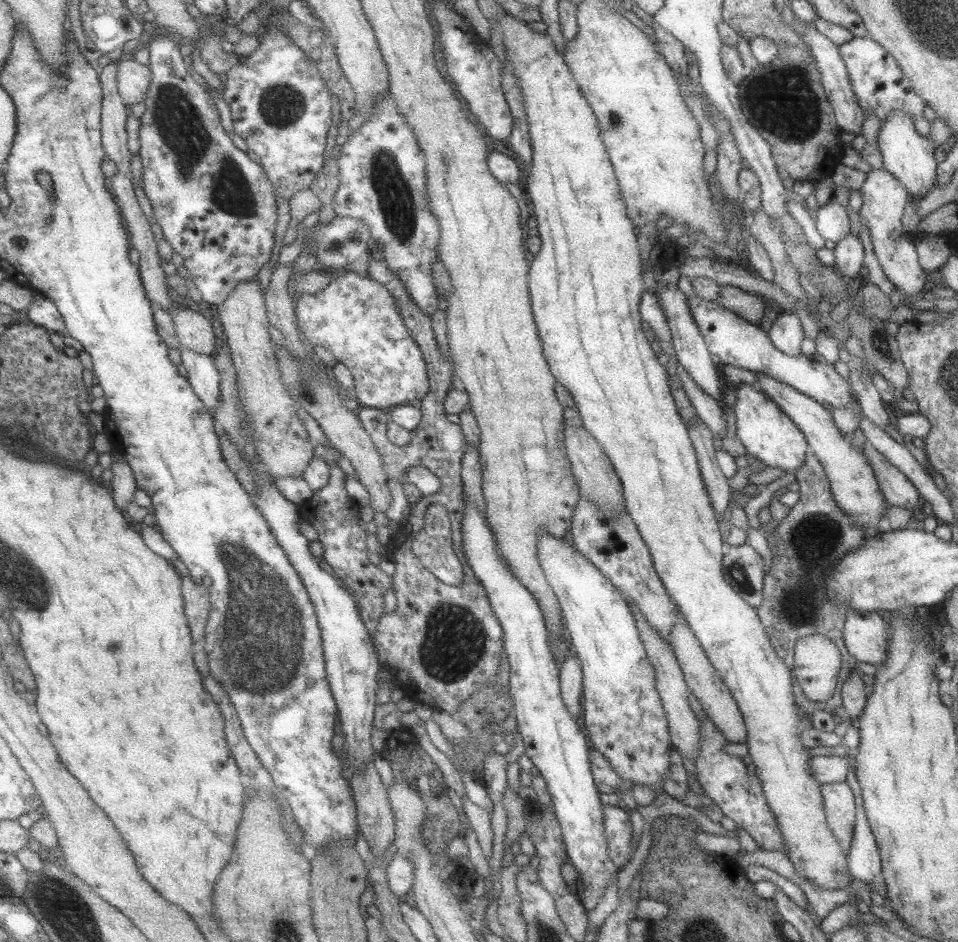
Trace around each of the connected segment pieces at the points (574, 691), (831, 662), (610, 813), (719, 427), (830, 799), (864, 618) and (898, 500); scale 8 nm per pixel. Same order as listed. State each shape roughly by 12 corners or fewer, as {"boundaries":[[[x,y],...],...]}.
{"boundaries":[[[575,651],[562,664],[562,695],[571,714],[582,714],[582,670]],[[821,634],[799,638],[792,674],[807,699],[837,686],[840,654]],[[604,806],[608,855],[618,867],[630,858],[626,808]],[[678,364],[694,413],[715,437],[727,434],[723,406],[705,394]],[[845,781],[823,784],[826,823],[846,856],[854,796]],[[849,612],[842,638],[858,662],[886,660],[887,620]],[[867,442],[861,452],[887,505],[913,512],[919,494]]]}

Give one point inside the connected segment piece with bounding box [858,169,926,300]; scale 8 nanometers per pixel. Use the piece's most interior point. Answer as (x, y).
(884, 198)

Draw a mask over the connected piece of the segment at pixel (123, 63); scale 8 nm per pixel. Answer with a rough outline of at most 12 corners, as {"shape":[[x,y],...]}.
{"shape":[[135,59],[119,62],[119,94],[127,104],[148,98],[150,66]]}

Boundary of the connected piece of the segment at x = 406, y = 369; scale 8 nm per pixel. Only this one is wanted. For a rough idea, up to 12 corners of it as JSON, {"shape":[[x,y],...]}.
{"shape":[[332,273],[296,298],[301,334],[351,372],[361,406],[422,400],[424,351],[397,296]]}

